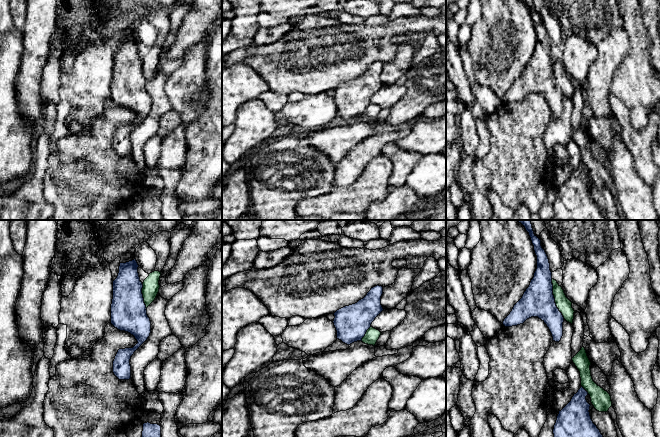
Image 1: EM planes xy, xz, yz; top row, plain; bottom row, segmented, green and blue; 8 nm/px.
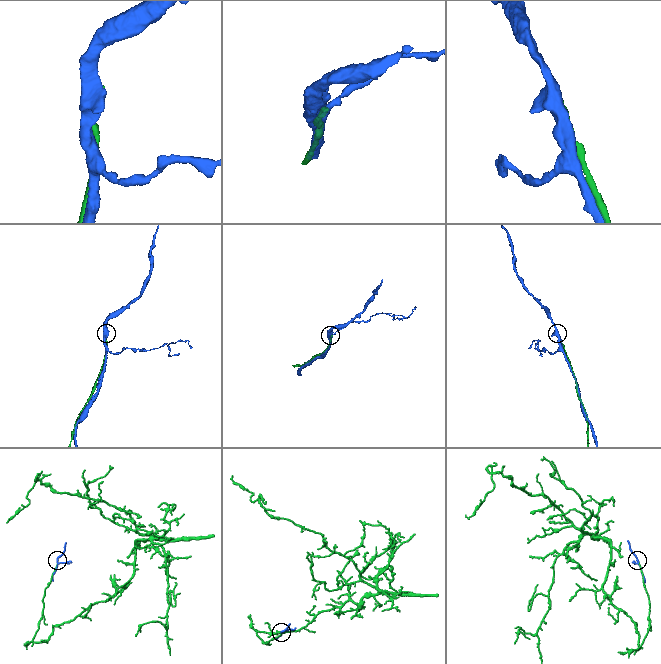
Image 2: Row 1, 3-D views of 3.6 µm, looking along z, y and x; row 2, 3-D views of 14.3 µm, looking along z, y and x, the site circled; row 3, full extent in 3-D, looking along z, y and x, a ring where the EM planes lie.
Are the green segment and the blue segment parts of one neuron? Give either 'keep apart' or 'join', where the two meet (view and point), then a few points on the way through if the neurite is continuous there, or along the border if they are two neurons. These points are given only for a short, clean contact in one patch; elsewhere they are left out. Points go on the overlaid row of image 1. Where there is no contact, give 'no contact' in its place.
keep apart | yz (555, 299)

